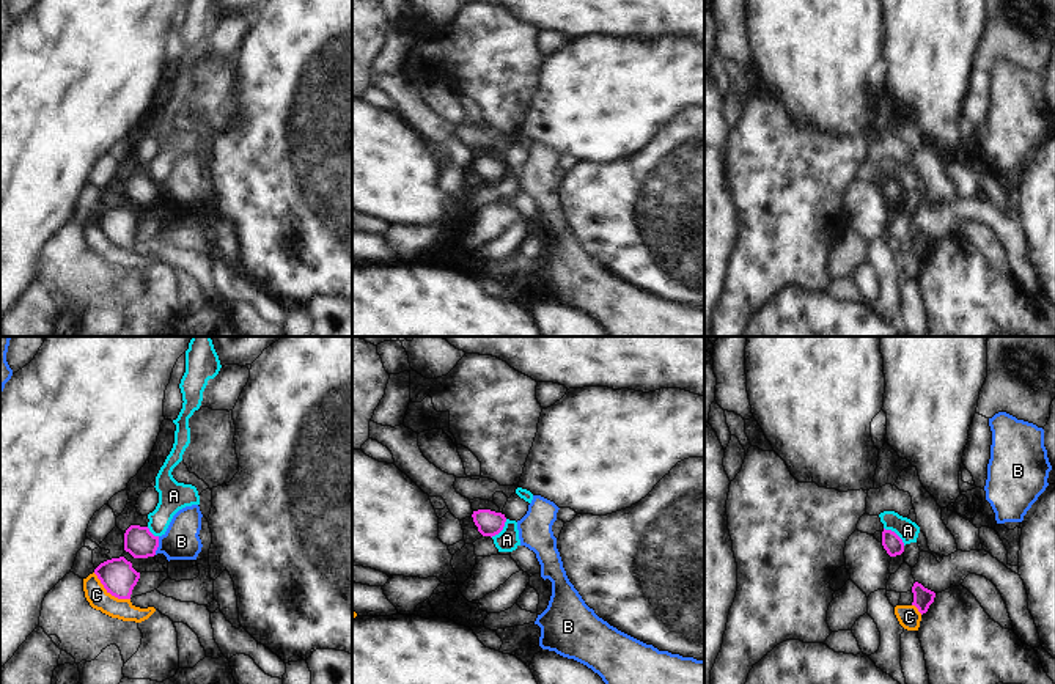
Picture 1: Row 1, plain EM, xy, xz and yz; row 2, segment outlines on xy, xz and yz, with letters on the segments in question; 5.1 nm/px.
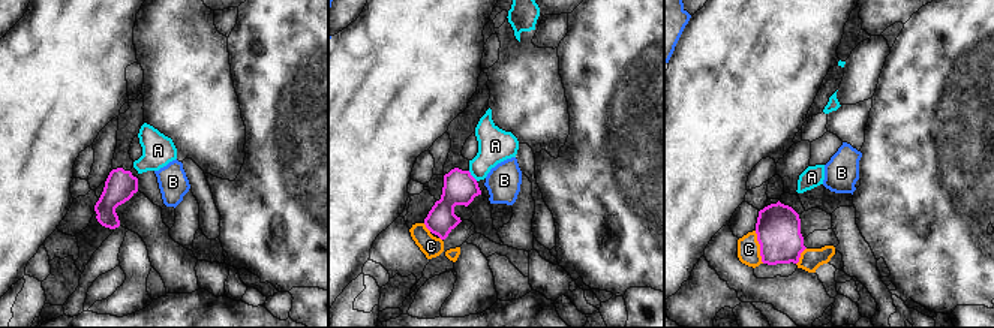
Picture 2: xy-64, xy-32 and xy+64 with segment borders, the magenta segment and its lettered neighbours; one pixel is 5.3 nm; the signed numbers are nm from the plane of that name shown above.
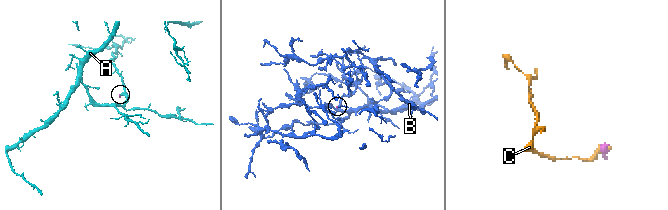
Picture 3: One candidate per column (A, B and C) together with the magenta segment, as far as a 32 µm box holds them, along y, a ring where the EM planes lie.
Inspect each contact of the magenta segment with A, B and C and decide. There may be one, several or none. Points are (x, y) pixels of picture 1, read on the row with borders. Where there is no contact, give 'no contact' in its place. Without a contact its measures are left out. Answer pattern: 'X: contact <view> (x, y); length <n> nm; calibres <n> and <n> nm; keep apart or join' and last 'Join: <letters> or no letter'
A: contact yz (895, 533); length 140 nm; calibres 100 and 110 nm; keep apart
B: contact xy (158, 546); length 100 nm; calibres 160 and 190 nm; keep apart
C: contact xy (110, 593); length 240 nm; calibres 180 and 110 nm; keep apart
Join: no letter

